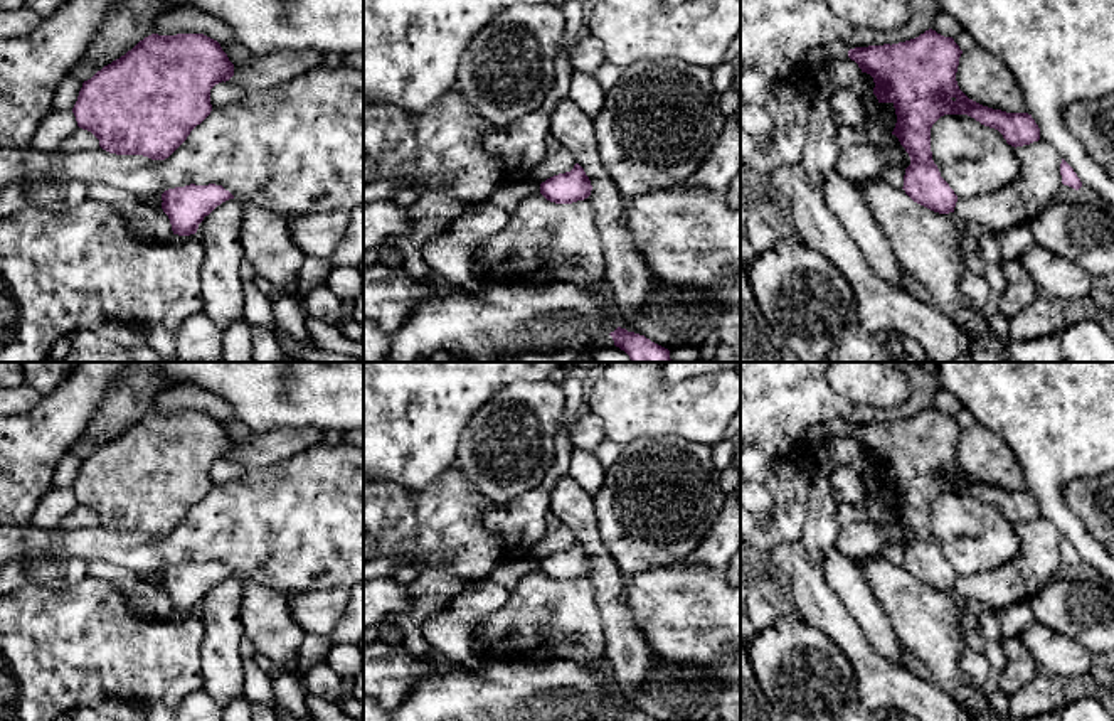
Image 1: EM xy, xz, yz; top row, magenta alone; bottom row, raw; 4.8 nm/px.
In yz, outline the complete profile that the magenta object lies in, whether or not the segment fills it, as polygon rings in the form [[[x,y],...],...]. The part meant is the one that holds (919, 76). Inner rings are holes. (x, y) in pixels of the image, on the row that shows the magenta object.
[[[932,29],[905,42],[848,51],[862,72],[873,77],[878,103],[892,103],[895,108],[892,135],[910,157],[902,189],[914,202],[939,214],[954,212],[958,202],[931,152],[931,128],[941,116],[968,115],[998,130],[1015,148],[1040,140],[1032,115],[983,106],[959,89],[956,72],[961,54],[952,37]]]

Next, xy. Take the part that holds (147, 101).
[[[151,34],[84,81],[72,113],[77,126],[91,131],[103,150],[116,155],[143,155],[151,160],[165,160],[210,115],[210,89],[232,76],[234,64],[217,40],[204,34]]]

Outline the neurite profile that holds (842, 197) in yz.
[[[835,168],[825,174],[820,189],[825,204],[838,217],[851,241],[860,248],[872,271],[902,290],[904,268],[892,244],[853,184]]]

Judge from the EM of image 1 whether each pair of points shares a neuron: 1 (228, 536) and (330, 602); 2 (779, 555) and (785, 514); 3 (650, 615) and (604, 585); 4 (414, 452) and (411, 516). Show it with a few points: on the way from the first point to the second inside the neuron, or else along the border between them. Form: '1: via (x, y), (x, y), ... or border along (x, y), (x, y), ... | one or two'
1: border along (345, 587), (312, 588), (293, 595) | two
2: border along (798, 539), (778, 543), (764, 551) | two
3: border along (623, 580), (623, 602), (641, 634) | two
4: border along (448, 470), (421, 489), (406, 489), (384, 482) | two

